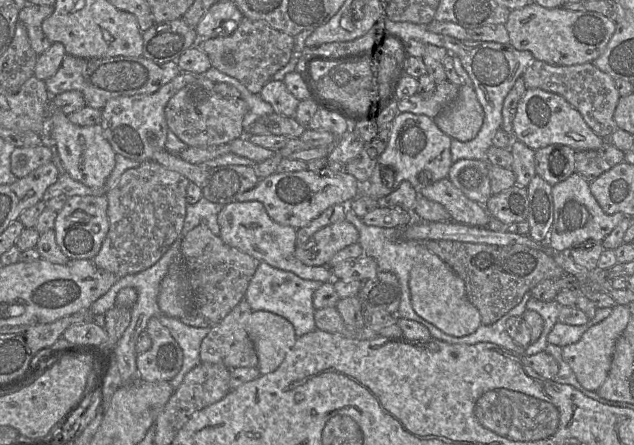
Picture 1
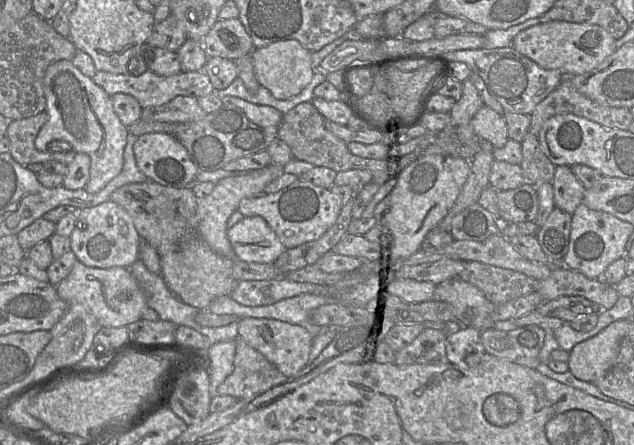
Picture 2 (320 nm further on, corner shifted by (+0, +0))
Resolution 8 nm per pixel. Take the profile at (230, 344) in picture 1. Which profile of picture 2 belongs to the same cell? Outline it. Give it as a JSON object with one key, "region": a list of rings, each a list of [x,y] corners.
{"region":[[[240,337],[235,339],[235,343],[233,371],[217,387],[216,394],[243,399],[263,393],[289,380]]]}

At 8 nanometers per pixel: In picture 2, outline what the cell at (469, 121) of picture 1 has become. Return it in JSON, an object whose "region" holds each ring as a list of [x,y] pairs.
{"region":[[[485,105],[474,115],[471,125],[476,136],[494,148],[503,147],[508,140],[503,116]]]}

